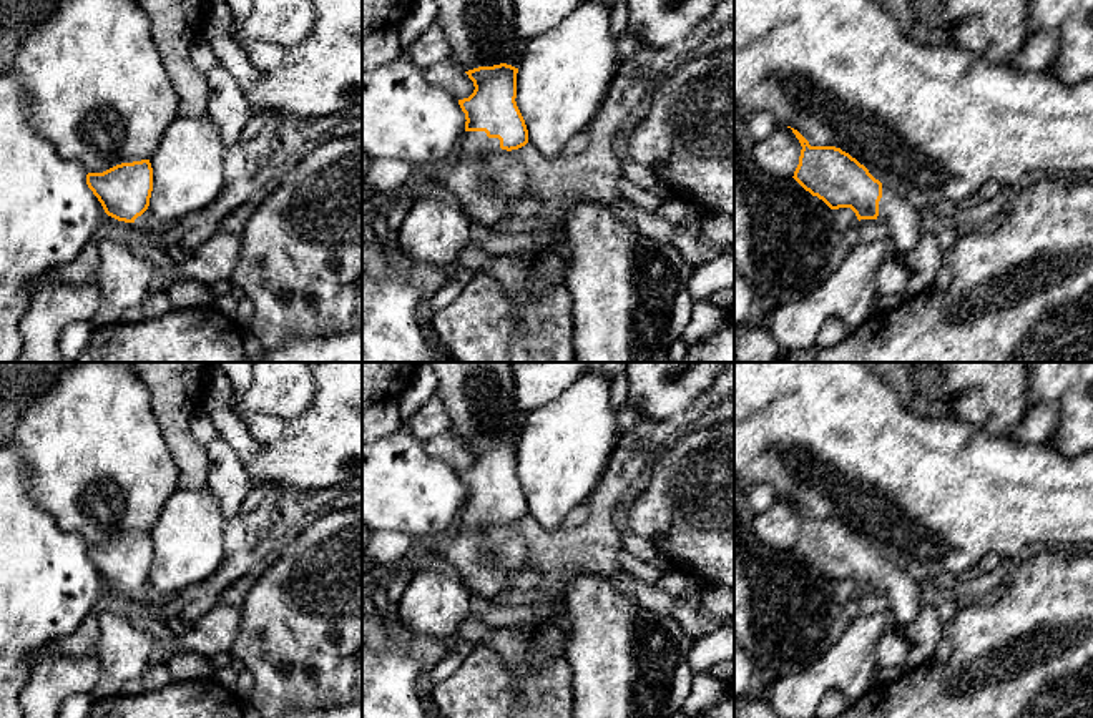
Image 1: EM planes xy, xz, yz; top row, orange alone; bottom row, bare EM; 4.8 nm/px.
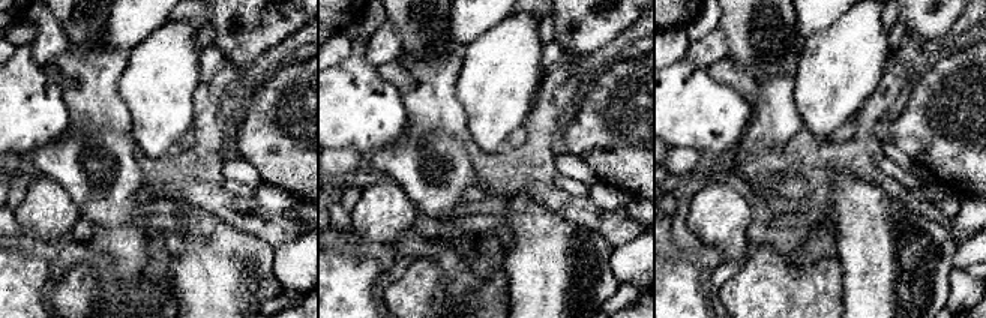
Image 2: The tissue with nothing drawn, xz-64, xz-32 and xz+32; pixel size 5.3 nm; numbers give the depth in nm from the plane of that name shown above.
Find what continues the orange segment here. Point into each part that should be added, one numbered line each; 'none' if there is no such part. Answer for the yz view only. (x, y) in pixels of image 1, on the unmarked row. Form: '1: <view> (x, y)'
1: yz (902, 592)

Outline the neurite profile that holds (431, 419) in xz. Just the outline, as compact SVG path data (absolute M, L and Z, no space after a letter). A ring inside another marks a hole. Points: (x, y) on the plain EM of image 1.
M434 396L415 414L402 424L415 439L425 442L439 434L448 432L450 419L442 401Z

